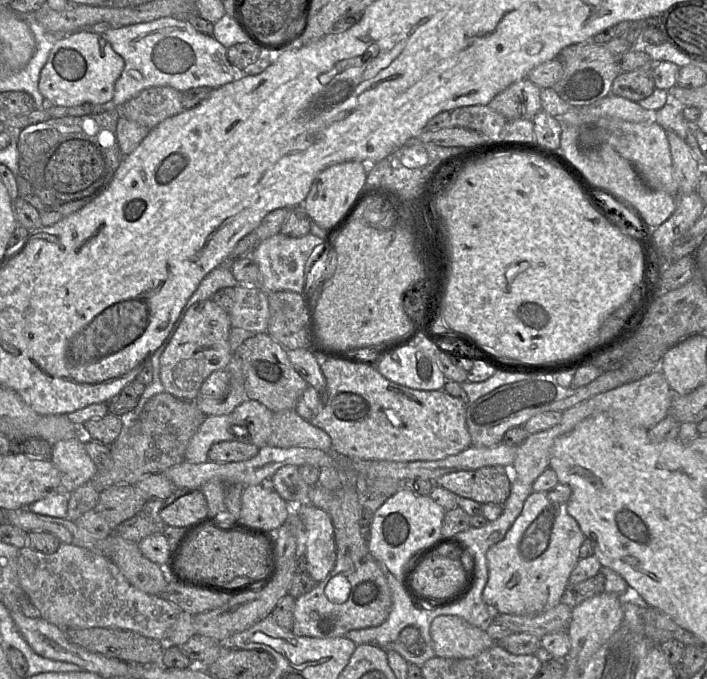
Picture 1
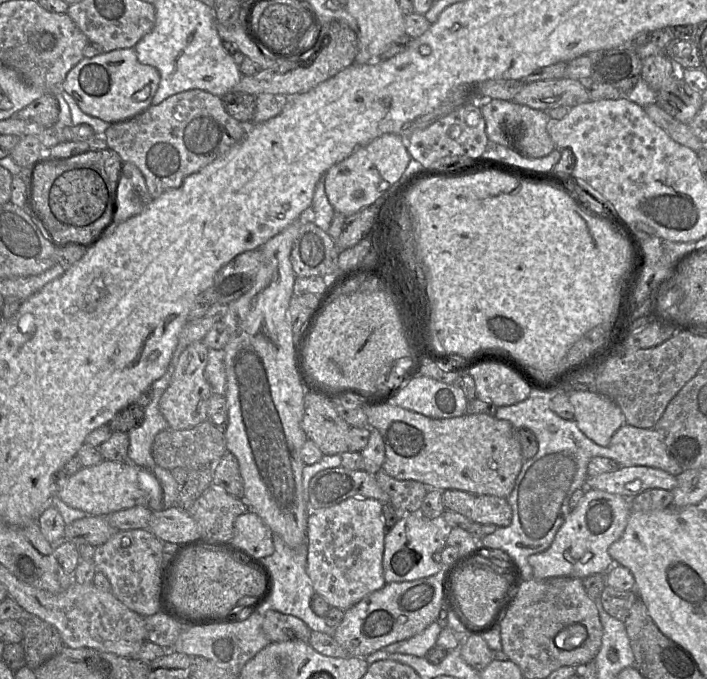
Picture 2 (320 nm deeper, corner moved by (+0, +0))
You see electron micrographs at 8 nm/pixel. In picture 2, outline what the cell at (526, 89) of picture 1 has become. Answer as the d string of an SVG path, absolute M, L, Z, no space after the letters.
M492 99L481 102L481 112L490 144L508 147L529 158L542 158L554 150L554 142L548 133L550 118L547 111L533 109L511 100Z

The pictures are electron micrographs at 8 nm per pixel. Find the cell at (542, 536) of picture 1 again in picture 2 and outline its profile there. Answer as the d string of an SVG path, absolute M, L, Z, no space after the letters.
M586 489L578 505L566 517L551 546L529 556L533 579L571 577L583 579L596 573L606 573L615 563L608 548L623 535L631 512L632 498L599 489Z

